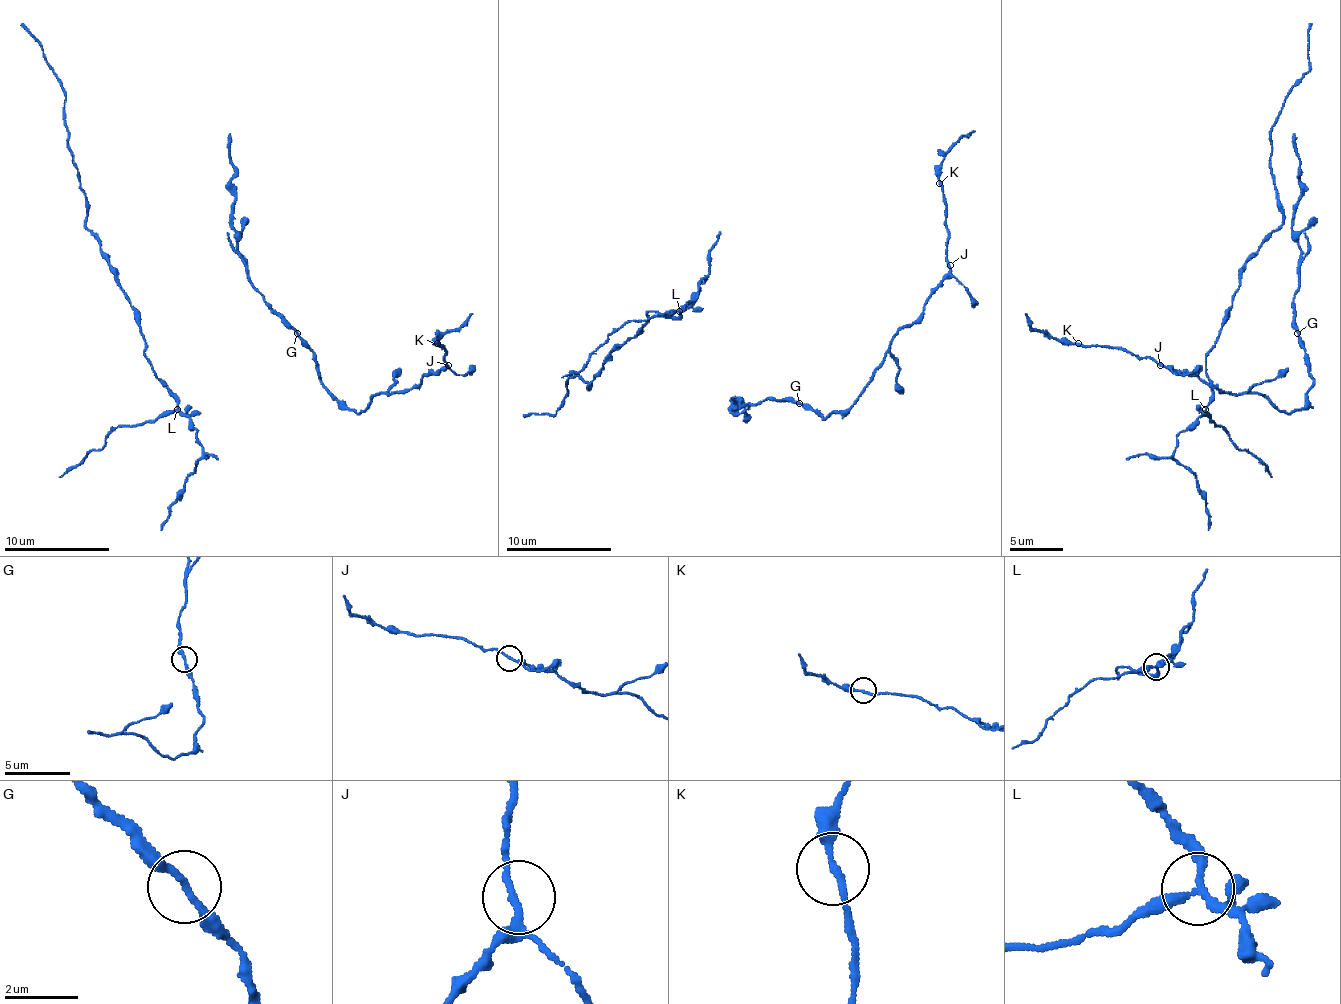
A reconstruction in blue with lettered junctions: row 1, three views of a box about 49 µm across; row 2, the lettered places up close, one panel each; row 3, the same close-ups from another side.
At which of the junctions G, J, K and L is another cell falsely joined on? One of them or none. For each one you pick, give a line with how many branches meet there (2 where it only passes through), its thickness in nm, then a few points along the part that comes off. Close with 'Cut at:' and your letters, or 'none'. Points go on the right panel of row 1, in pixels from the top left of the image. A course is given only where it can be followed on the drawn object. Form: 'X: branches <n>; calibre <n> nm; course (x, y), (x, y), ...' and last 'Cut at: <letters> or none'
L: branches 3; calibre 190 nm; course (1205, 410), (1215, 426), (1223, 428), (1237, 449), (1245, 449), (1266, 465), (1271, 476)
Cut at: L

